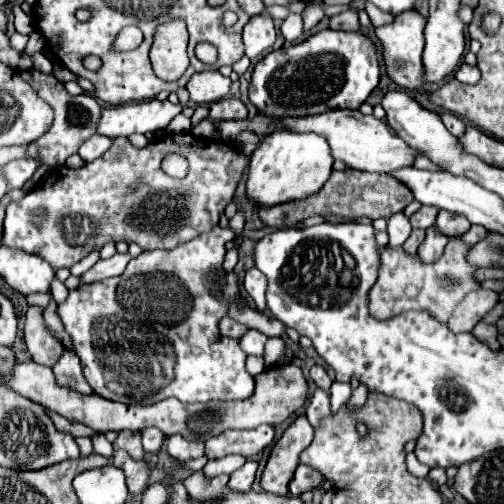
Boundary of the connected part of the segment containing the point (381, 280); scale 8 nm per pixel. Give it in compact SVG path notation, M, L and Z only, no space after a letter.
M450 238L442 258L436 264L424 264L418 260L418 256L406 256L400 246L382 246L380 274L368 294L368 310L372 318L388 320L402 312L424 310L432 314L432 318L436 318L438 322L446 322L460 298L478 288L478 284L472 280L474 268L466 262L466 252L468 244L460 242L458 238Z

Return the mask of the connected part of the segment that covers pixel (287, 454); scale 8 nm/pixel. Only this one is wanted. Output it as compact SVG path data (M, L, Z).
M300 414L284 430L282 438L276 440L260 478L262 490L278 496L288 496L288 482L292 480L292 474L298 466L298 456L312 442L312 436L314 428L306 420L306 416Z

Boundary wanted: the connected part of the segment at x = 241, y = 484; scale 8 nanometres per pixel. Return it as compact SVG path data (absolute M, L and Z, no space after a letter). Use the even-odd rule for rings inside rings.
M248 460L240 470L230 474L228 488L236 490L236 492L248 492L252 488L252 482L254 482L254 476L256 476L256 468L258 468L258 462L256 460Z

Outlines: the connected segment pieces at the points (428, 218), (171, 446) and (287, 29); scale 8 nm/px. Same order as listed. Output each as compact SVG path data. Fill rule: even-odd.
M422 206L416 214L410 216L410 224L412 224L412 228L426 230L426 228L430 228L436 222L436 216L438 216L438 208L434 208L434 206Z
M168 436L164 440L164 450L168 456L176 460L190 460L190 458L200 458L204 456L204 442L202 440L186 440L184 436Z
M290 14L286 20L284 20L284 24L282 24L282 34L284 34L284 38L288 40L288 42L294 42L294 40L298 40L300 36L302 36L302 32L304 32L304 22L302 22L302 16L296 16L296 14Z

